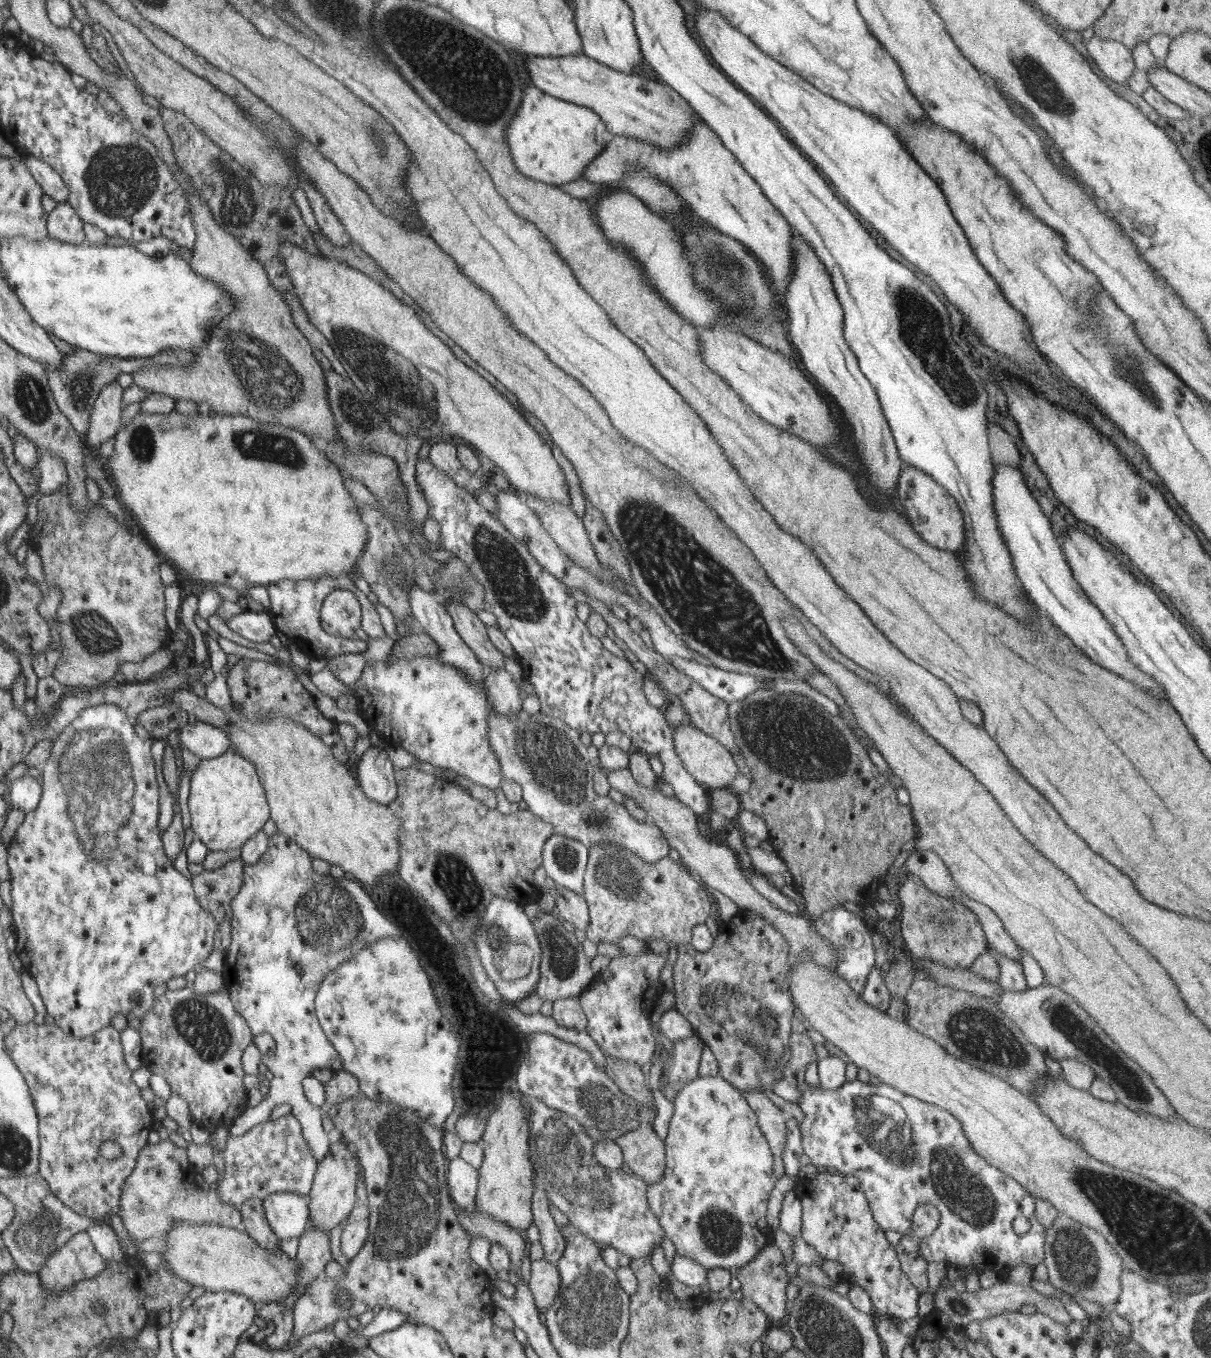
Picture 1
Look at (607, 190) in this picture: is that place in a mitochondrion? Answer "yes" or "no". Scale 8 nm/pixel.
no

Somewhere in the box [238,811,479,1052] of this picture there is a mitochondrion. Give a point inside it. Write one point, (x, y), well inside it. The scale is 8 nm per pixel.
(326, 922)

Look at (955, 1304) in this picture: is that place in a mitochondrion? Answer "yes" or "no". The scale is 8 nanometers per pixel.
no

